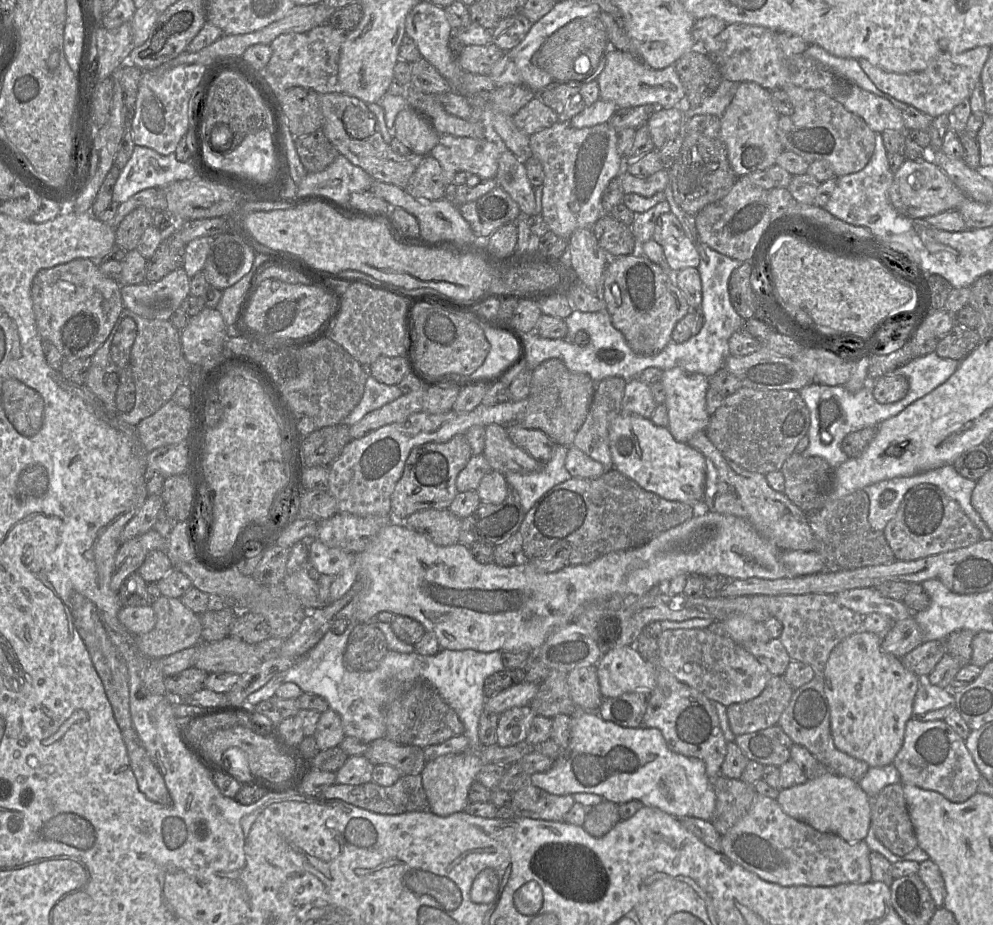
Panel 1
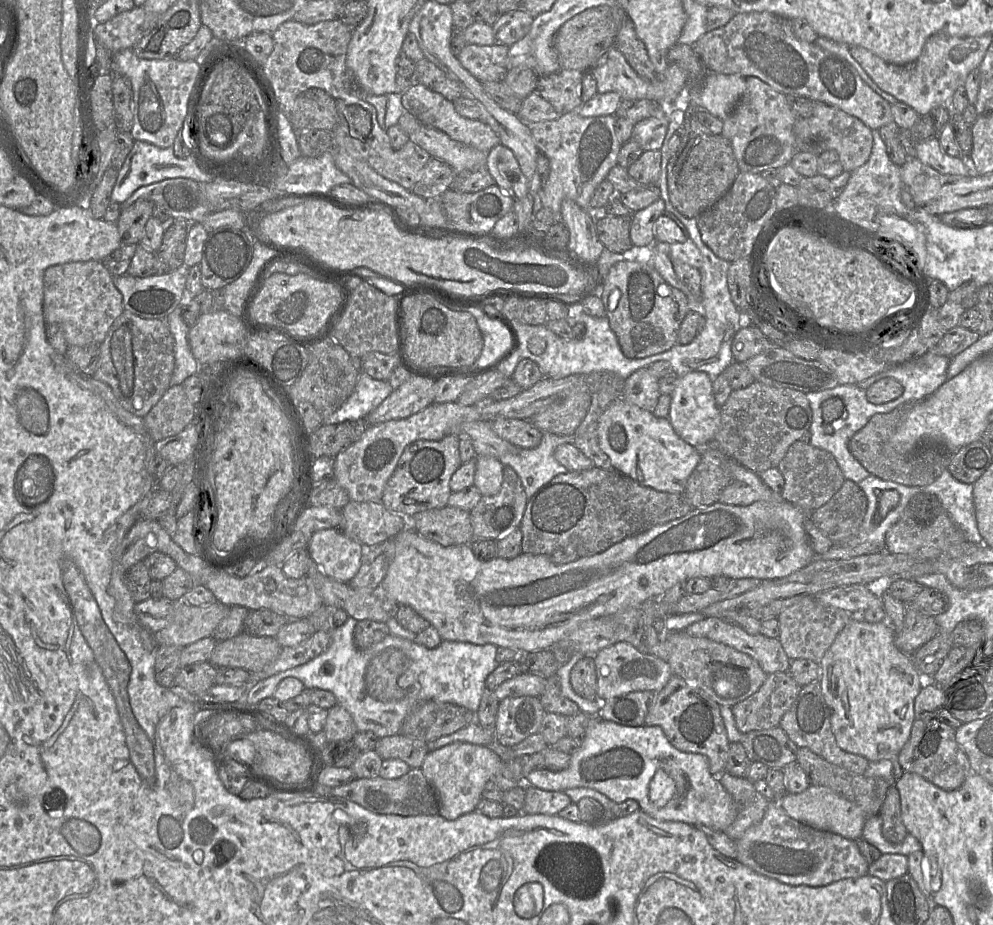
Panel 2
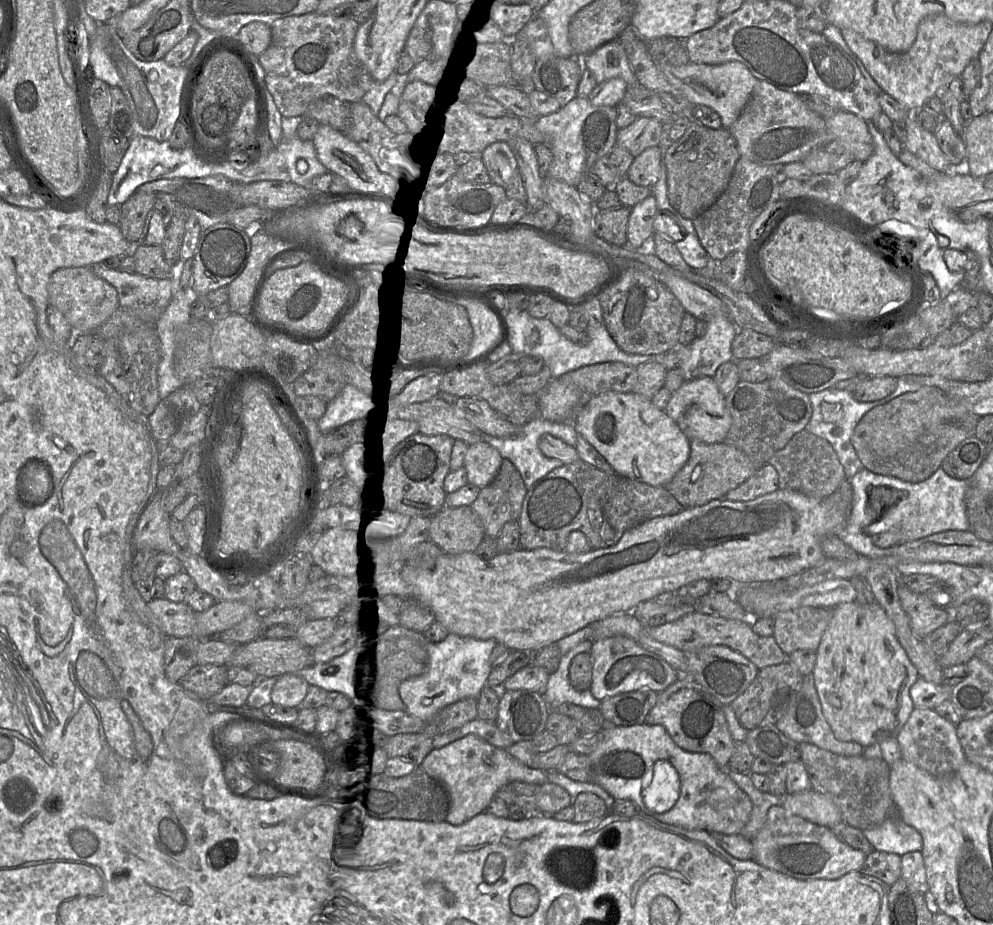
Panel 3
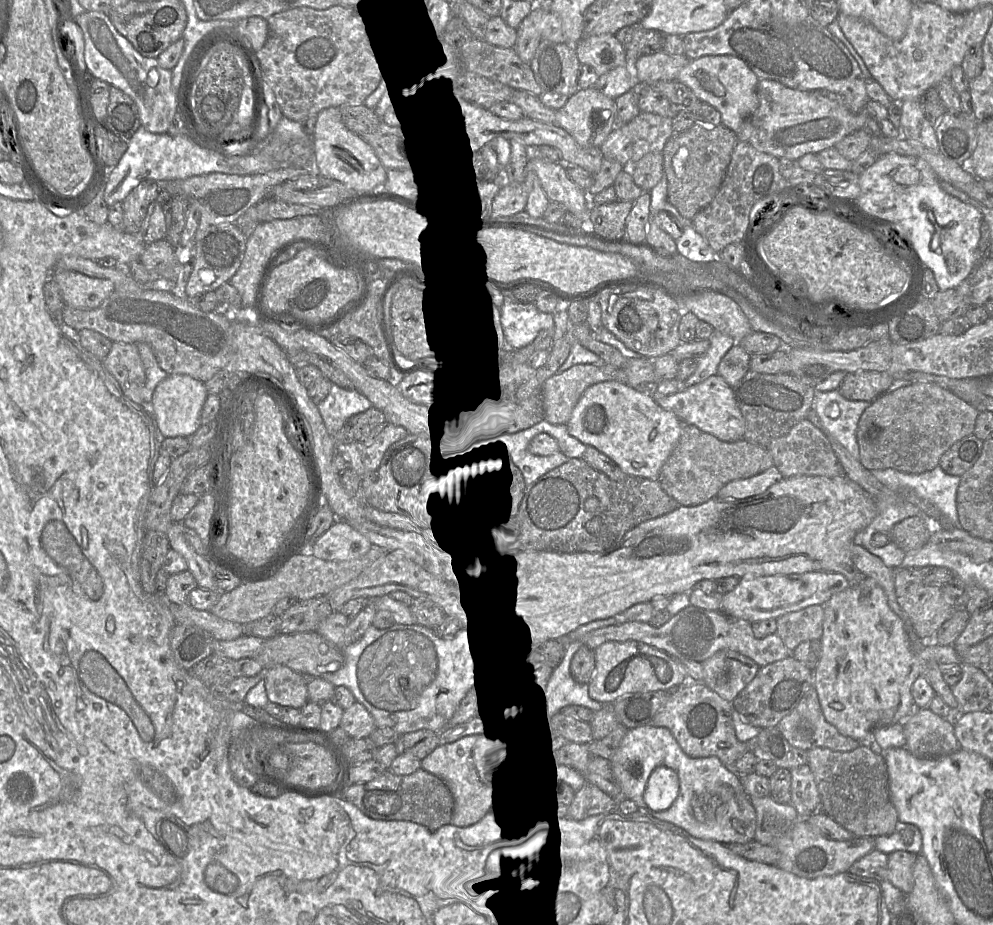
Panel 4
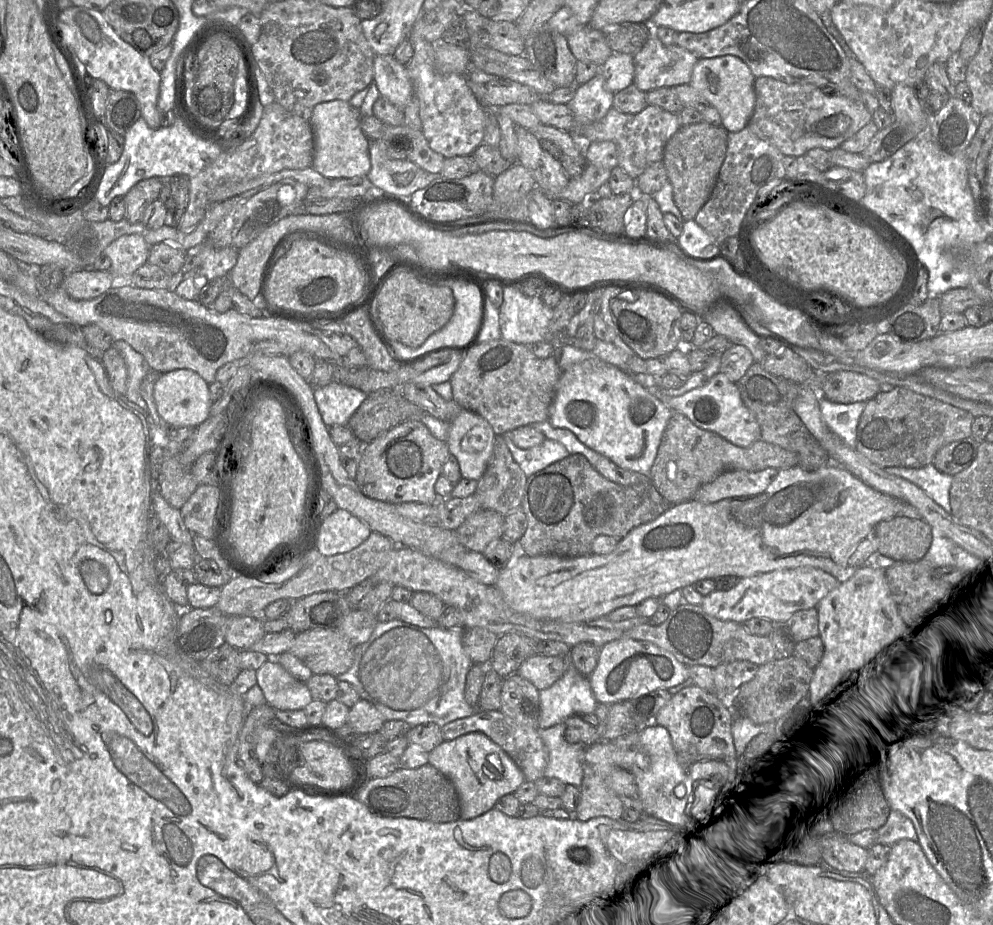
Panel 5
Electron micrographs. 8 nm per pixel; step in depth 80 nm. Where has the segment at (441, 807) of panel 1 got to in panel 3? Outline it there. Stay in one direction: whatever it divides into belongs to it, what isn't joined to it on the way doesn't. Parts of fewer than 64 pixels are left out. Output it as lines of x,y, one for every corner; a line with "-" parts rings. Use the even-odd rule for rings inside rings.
466,735
450,744
433,749
421,767
430,777
441,783
450,798
446,822
462,825
485,811
496,792
514,781
536,785
548,782
547,772
530,768
502,748
497,748
476,735

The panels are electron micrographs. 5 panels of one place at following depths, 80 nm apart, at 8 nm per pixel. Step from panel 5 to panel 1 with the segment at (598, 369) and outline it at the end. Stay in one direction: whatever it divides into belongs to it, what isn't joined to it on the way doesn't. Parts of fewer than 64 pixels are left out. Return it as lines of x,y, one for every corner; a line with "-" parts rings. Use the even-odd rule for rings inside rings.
620,414
610,425
609,446
614,468
644,490
693,507
704,499
705,458
688,444
676,441
668,427
656,426
640,416

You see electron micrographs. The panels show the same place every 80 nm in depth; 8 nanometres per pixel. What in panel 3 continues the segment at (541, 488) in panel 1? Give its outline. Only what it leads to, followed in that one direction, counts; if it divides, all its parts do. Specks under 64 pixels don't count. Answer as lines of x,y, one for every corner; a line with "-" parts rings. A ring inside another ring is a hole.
536,417
529,421
526,425
521,427
519,432
513,437
498,438
486,433
482,433
482,438
484,442
496,448
500,452
503,459
508,459
513,463
522,476
527,489
529,489
549,472
564,465
561,460
548,458
540,451
538,442
540,437
544,434
550,434
576,448
578,441
577,431
572,422
553,423
544,420
541,417

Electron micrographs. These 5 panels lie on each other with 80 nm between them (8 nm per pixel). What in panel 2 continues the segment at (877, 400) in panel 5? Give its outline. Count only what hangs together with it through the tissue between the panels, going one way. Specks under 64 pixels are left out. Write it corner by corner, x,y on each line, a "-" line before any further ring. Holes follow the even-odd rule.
903,405
888,413
875,414
862,429
852,436
848,447
869,474
908,486
926,486
947,468
950,455
954,451
934,443
922,443
911,453
896,452
891,446
891,436
903,421
904,415
913,406

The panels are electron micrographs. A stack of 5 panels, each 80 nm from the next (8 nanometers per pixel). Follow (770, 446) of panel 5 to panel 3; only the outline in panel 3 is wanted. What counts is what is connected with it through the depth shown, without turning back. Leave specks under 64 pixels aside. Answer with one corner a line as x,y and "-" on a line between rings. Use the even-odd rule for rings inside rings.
690,440
688,461
665,487
684,508
692,508
724,498
729,491
745,482
755,472
751,459
735,446
724,442
706,444
699,440

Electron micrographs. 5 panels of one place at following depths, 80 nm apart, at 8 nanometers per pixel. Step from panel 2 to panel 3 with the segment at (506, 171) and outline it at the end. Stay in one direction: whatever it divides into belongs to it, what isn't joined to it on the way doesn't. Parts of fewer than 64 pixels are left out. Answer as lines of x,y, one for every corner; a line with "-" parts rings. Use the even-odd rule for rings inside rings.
507,141
490,144
483,150
481,156
492,183
506,188
519,172
517,159

